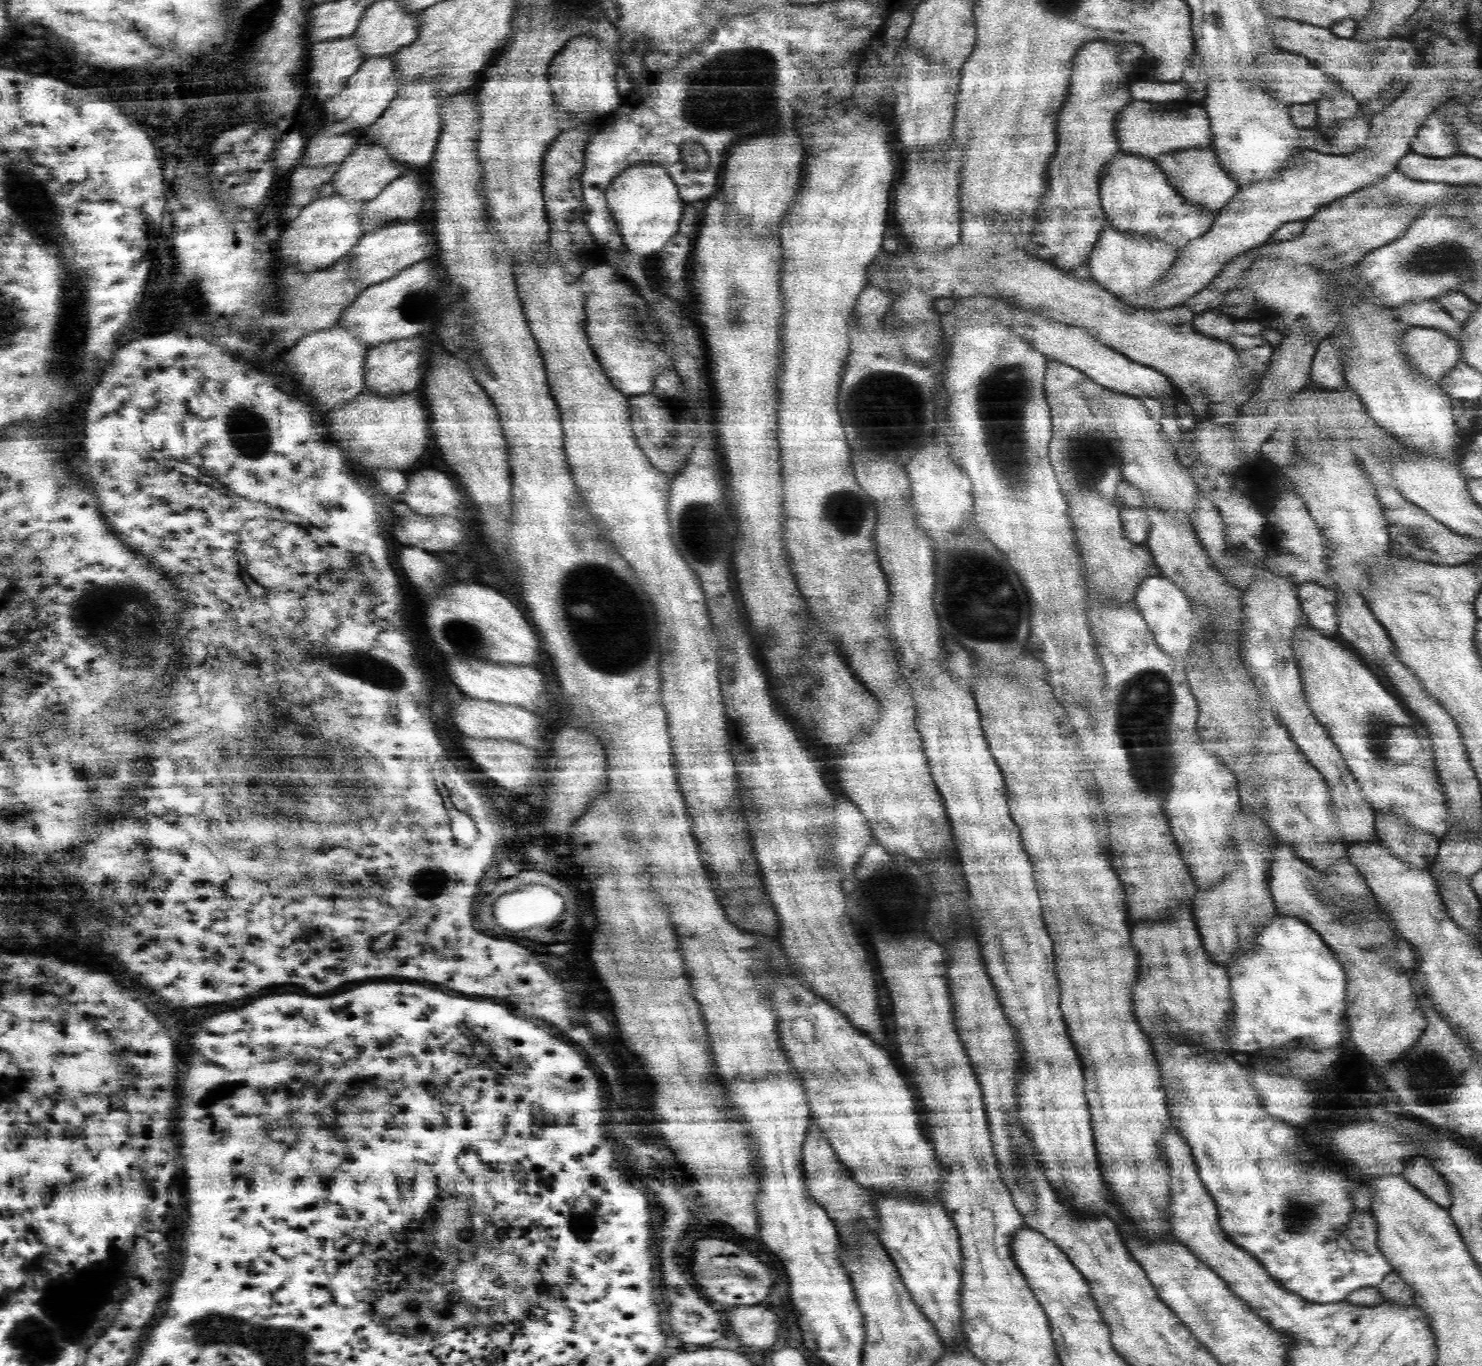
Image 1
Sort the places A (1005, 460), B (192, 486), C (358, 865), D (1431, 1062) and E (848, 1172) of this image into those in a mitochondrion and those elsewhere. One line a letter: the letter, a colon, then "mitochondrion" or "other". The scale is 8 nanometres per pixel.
A: mitochondrion
B: other
C: other
D: other
E: other

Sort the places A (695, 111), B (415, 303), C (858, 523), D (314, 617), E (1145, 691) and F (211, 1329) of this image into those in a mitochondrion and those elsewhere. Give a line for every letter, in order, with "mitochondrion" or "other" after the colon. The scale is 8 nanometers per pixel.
A: mitochondrion
B: mitochondrion
C: mitochondrion
D: other
E: mitochondrion
F: mitochondrion

